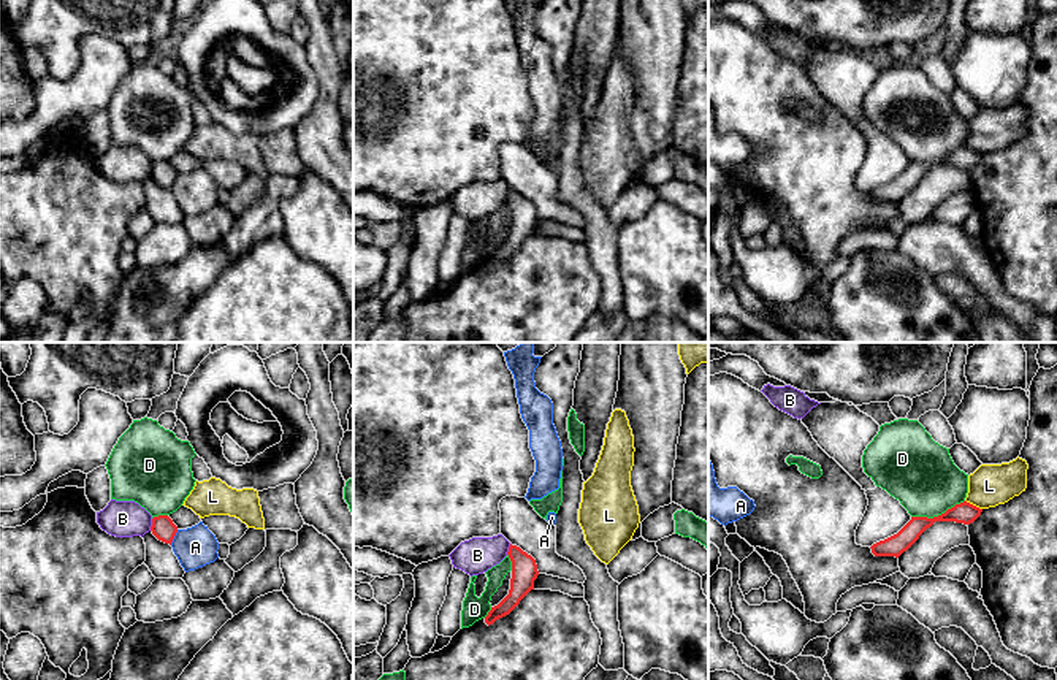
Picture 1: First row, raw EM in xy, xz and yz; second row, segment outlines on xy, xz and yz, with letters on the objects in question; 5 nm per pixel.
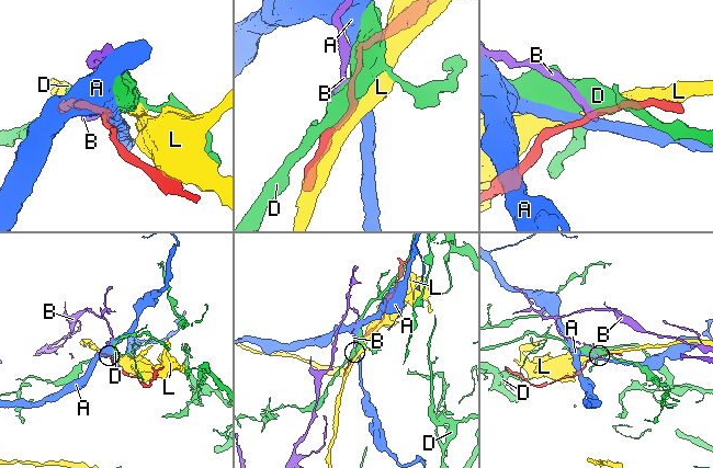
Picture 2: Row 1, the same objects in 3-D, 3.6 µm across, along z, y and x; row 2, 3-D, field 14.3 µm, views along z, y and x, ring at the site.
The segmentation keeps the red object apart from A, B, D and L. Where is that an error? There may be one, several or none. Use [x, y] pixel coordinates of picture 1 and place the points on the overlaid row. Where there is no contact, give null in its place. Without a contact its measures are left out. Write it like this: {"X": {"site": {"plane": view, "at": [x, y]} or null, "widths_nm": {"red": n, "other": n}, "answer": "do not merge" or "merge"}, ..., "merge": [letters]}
{"A": {"site": {"plane": "xy", "at": [173, 538]}, "widths_nm": {"red": 120, "other": 200}, "answer": "do not merge"}, "B": {"site": {"plane": "xy", "at": [152, 525]}, "widths_nm": {"red": 120, "other": 190}, "answer": "do not merge"}, "D": {"site": {"plane": "yz", "at": [938, 515]}, "widths_nm": {"red": 110, "other": 360}, "answer": "do not merge"}, "L": {"site": {"plane": "yz", "at": [972, 504]}, "widths_nm": {"red": 110, "other": 220}, "answer": "do not merge"}, "merge": []}

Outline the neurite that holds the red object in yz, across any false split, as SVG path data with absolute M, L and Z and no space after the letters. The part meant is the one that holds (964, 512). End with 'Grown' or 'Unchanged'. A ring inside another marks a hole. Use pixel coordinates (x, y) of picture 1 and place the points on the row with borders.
M964 501L948 509L944 514L927 518L927 517L911 517L911 520L894 536L873 544L872 553L875 556L895 556L899 558L903 552L906 552L919 536L930 528L935 521L956 521L970 525L979 515L983 509Z. Unchanged

